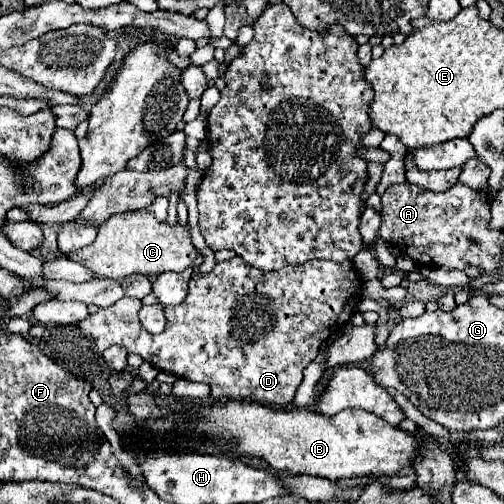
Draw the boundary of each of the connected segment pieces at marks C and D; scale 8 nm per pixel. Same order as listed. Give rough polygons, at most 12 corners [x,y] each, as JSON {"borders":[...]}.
{"borders":[[[113,214],[67,254],[99,278],[183,272],[203,256],[189,224]],[[351,260],[193,276],[165,332],[123,297],[41,344],[117,344],[215,400],[289,404],[357,310]]]}

